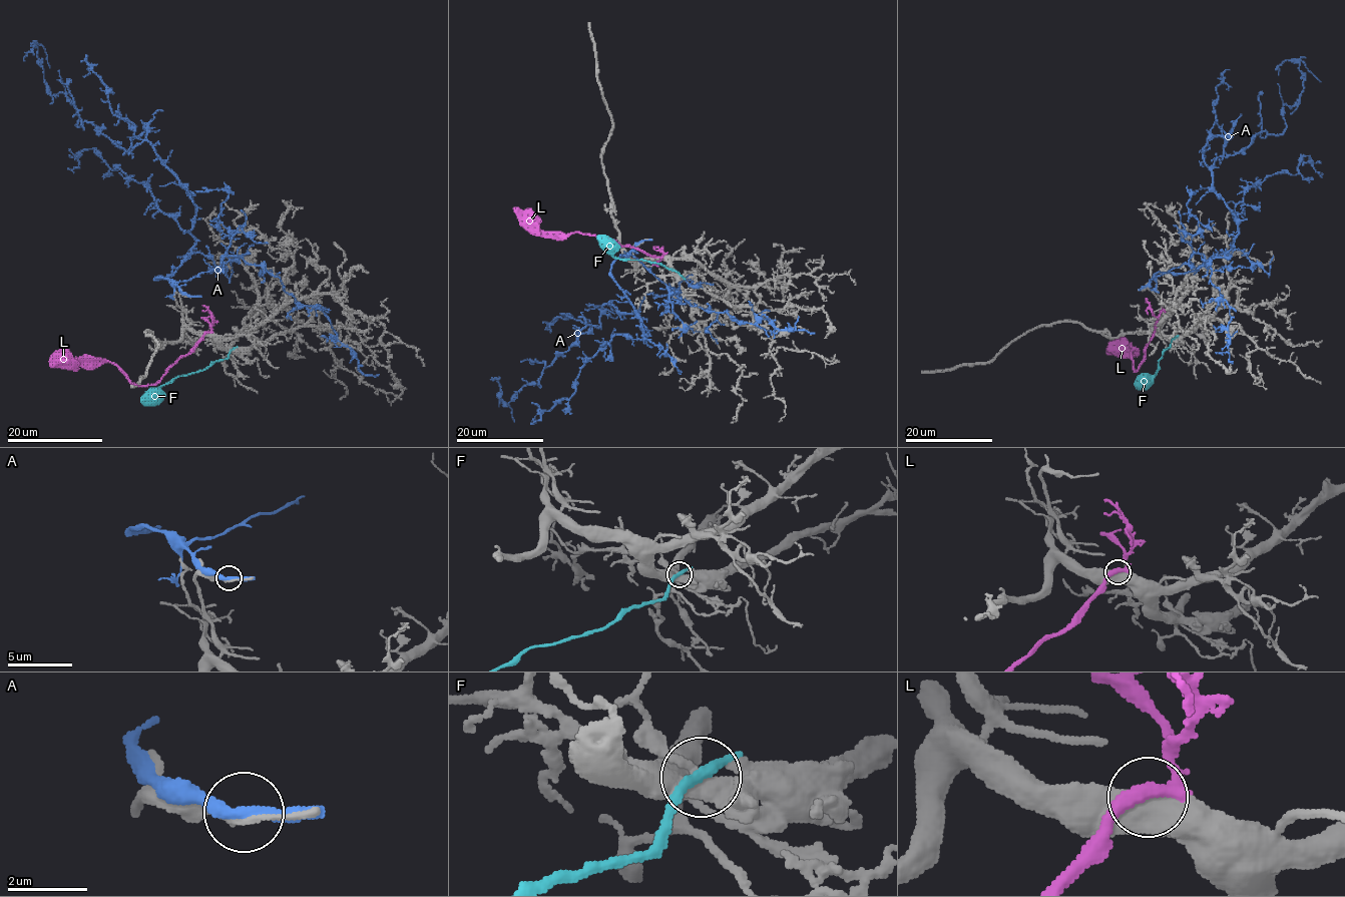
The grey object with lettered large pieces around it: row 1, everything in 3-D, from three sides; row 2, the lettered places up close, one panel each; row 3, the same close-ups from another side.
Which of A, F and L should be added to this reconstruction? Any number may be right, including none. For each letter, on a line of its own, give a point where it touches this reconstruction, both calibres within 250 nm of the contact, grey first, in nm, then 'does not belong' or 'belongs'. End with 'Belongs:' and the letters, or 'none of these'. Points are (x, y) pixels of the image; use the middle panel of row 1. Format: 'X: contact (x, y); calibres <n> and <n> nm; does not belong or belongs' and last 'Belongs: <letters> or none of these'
A: contact (643, 241); calibres 200 and 300 nm; does not belong
F: contact (681, 275); calibres 500 and 240 nm; does not belong
L: contact (658, 257); calibres 600 and 320 nm; belongs
Belongs: L

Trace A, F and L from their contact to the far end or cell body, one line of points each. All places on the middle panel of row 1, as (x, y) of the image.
A: (643, 241), (610, 277), (643, 339), (635, 315), (605, 303), (540, 387), (506, 404), (491, 379)
F: (681, 275), (658, 263), (616, 259), (597, 235)
L: (658, 258), (621, 247), (605, 238), (573, 233), (544, 234), (530, 217), (521, 217), (513, 208)

